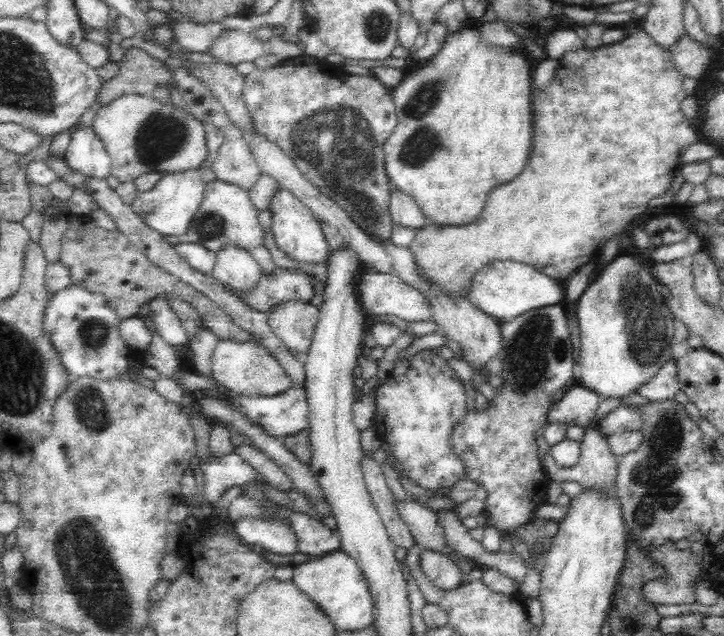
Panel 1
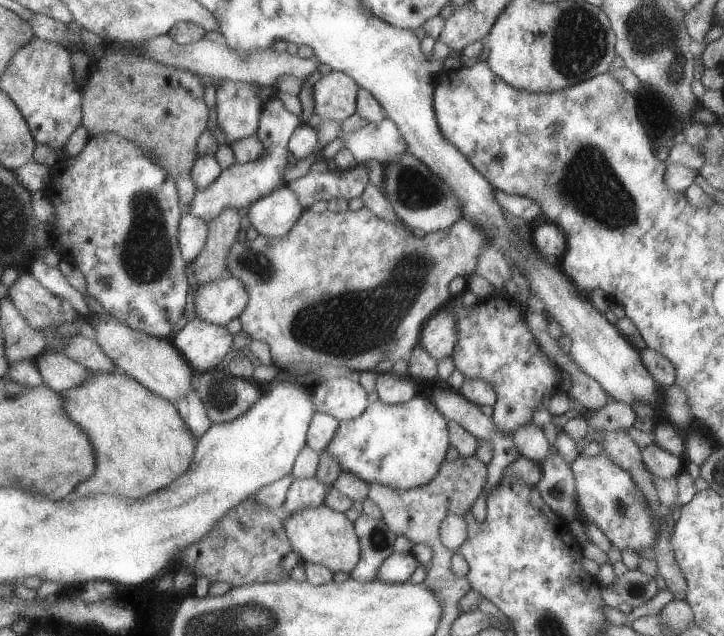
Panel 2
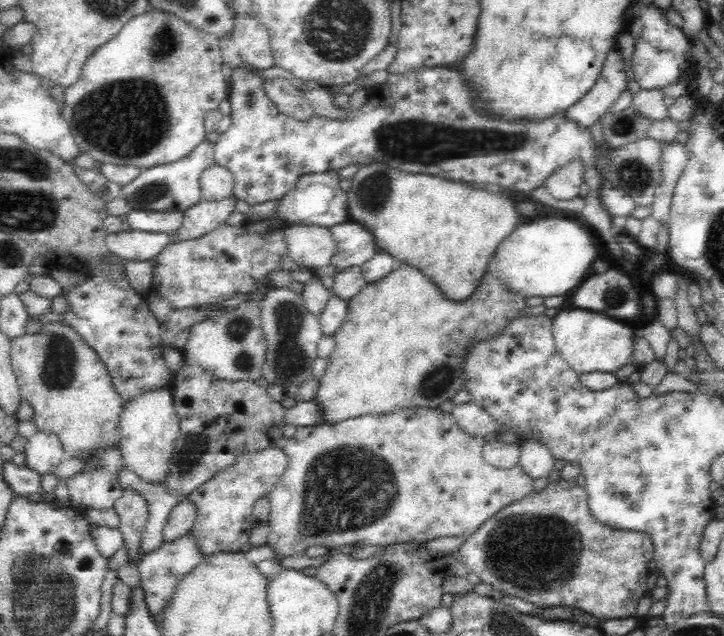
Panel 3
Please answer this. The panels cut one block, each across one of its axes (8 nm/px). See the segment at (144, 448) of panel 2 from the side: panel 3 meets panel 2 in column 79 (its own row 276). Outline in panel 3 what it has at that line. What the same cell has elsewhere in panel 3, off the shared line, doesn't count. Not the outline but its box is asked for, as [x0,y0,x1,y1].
[313,264,527,425]

